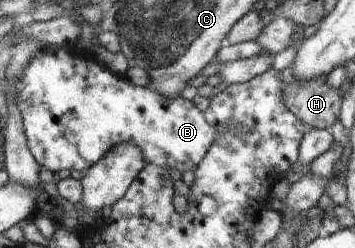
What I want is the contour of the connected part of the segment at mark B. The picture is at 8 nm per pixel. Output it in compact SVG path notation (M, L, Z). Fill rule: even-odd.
M44 44L41 52L25 69L16 103L23 119L27 146L32 157L38 162L39 166L44 166L46 169L57 173L61 170L77 170L78 172L82 172L82 170L86 170L86 166L93 166L96 162L100 162L115 147L130 142L141 151L143 160L146 163L154 164L156 167L161 167L166 170L173 169L182 174L189 170L196 171L202 165L202 160L205 158L206 152L215 142L217 136L217 131L214 126L208 124L204 119L204 114L196 108L192 101L184 100L180 95L176 97L164 97L162 93L158 93L151 87L135 86L125 76L117 76L112 70L100 64L91 50L84 51L82 48L77 49L77 53L74 55L70 51L70 48L60 49L58 46Z

